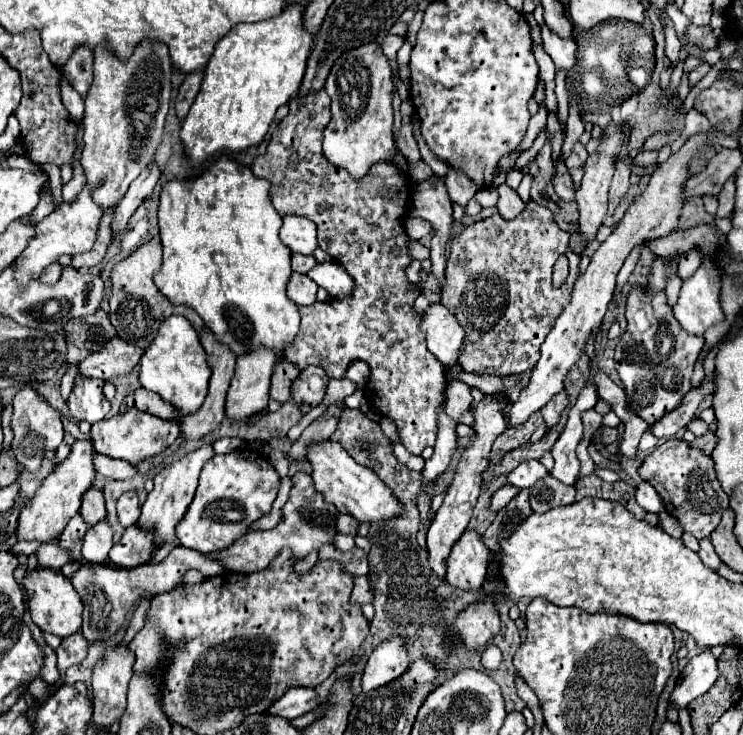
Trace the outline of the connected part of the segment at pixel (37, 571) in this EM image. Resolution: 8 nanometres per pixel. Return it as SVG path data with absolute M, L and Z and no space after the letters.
M36 566L30 574L24 576L22 586L24 586L26 596L28 596L30 618L42 632L50 632L50 634L56 634L60 638L66 638L70 634L80 632L82 602L80 602L80 596L76 594L76 590L72 588L70 580L60 570L50 570L50 568Z

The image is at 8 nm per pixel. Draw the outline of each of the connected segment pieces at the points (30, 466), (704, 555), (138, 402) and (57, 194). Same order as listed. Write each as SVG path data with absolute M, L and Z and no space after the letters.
M22 388L12 400L14 404L14 416L12 416L12 430L14 430L14 440L12 446L16 450L16 458L20 466L24 466L30 472L36 472L40 468L40 460L46 456L46 452L52 452L58 448L64 436L60 412L54 410L42 394L38 394L34 388Z
M704 538L704 540L700 540L700 550L698 550L698 556L702 558L702 562L704 562L706 566L710 566L710 568L714 568L714 570L720 566L720 558L716 556L716 552L714 552L714 546L712 546L710 538Z
M140 388L134 394L126 396L126 400L120 406L120 410L126 412L128 408L138 408L142 412L156 414L160 418L176 418L176 420L180 420L178 414L174 414L174 408L172 406L166 406L166 402L162 402L162 398L158 398L154 392L148 392L144 388Z
M45 164L42 166L44 171L49 175L48 183L53 194L54 194L54 202L55 207L60 206L62 204L62 180L60 176L60 168L54 164Z

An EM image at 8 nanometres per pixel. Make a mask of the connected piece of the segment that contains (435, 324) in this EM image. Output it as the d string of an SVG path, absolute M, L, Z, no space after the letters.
M430 304L420 328L426 330L428 350L434 354L434 358L438 358L438 362L442 362L446 368L456 366L464 330L458 326L454 314L450 314L442 304Z

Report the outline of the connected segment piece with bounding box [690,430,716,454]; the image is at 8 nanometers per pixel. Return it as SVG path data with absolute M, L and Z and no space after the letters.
M708 430L702 438L696 438L696 440L690 444L690 448L698 448L698 450L702 450L704 454L710 454L710 452L714 450L714 448L712 448L714 444L716 444L716 436L714 436L712 430Z

